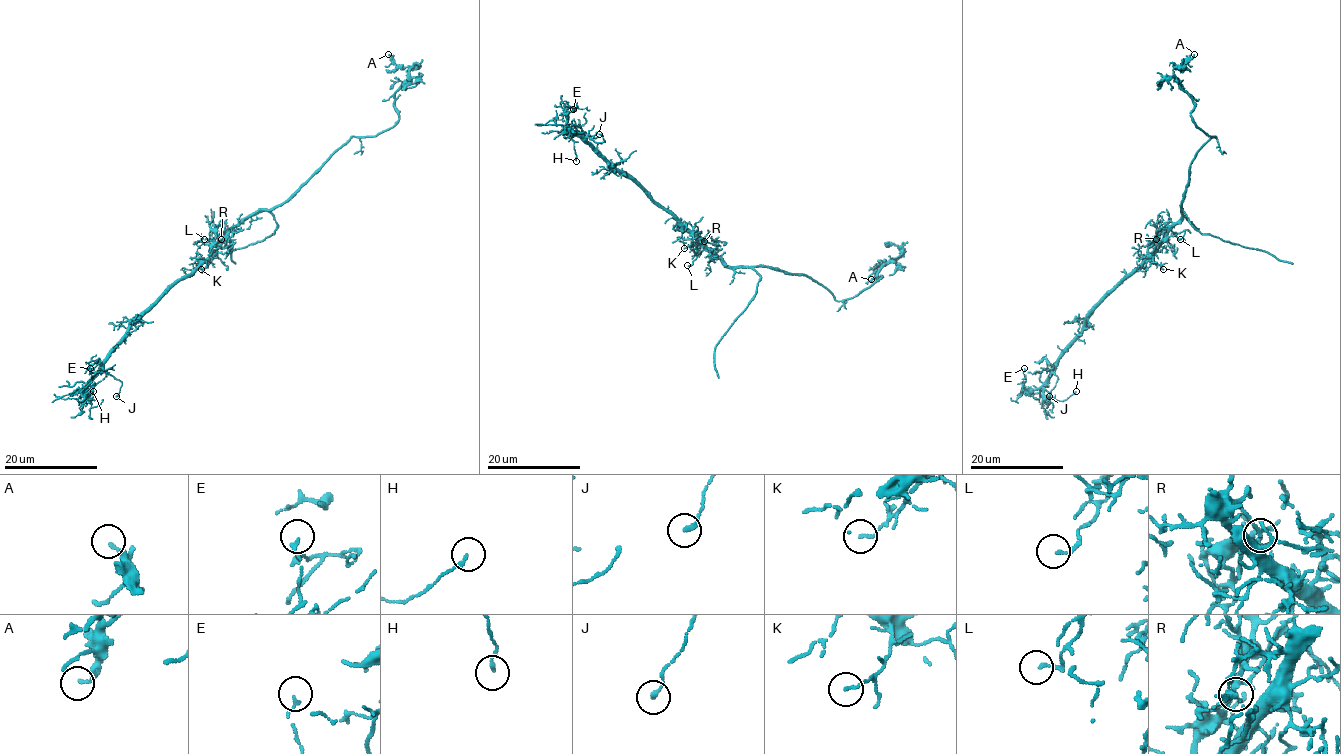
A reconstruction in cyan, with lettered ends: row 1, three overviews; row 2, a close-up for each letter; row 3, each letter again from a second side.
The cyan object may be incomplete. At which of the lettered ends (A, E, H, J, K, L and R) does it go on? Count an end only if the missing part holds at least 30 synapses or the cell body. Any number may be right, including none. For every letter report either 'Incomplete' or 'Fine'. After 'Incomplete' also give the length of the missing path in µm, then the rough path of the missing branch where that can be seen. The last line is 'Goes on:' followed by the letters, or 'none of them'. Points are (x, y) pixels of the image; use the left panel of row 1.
A: Fine
E: Fine
H: Fine
J: Fine
K: Fine
L: Fine
R: Fine
Goes on: none of them

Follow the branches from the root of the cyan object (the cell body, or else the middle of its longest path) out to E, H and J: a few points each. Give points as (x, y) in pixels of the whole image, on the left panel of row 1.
E: (240, 221), (205, 259), (187, 276), (176, 281), (132, 324), (129, 334), (83, 389), (91, 382), (90, 368)
H: (240, 221), (132, 324), (129, 334), (90, 382), (87, 390), (90, 401), (93, 391)
J: (240, 221), (132, 324), (129, 334), (106, 359), (103, 369), (122, 382), (116, 396)

